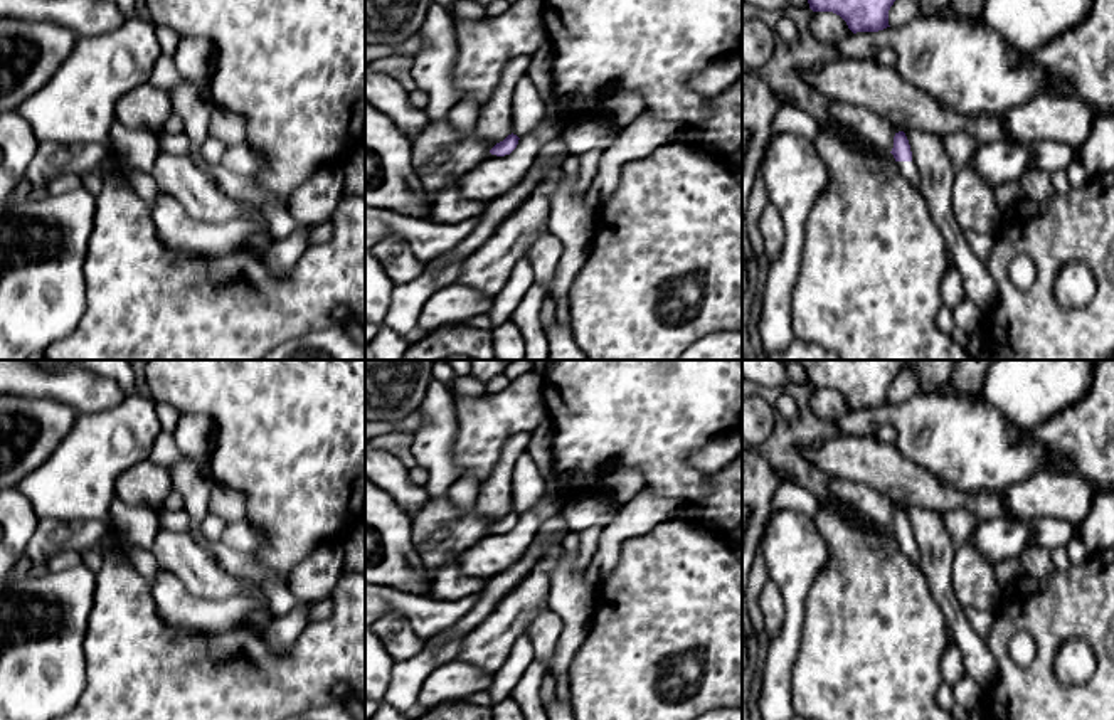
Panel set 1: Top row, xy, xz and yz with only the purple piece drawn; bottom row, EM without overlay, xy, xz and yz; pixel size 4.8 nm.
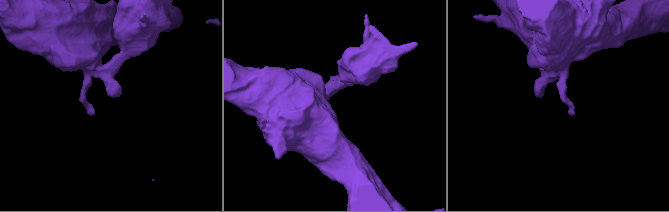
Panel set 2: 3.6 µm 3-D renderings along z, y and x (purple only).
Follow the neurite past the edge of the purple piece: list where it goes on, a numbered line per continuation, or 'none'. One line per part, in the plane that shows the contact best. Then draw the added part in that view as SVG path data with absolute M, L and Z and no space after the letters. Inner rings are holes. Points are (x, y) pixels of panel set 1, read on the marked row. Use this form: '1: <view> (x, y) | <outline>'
1: yz (907, 169) | M897 161L900 173L920 190L920 177L914 161Z

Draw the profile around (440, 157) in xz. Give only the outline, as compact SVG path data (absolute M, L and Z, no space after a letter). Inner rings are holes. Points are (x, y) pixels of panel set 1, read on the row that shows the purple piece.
M449 119L431 123L412 141L412 167L417 173L427 202L458 182L490 155L490 146L478 133L461 138Z

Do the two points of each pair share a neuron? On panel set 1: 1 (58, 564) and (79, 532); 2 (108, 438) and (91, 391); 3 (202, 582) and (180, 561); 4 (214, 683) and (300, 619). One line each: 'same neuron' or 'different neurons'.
1: different neurons
2: different neurons
3: same neuron
4: different neurons

